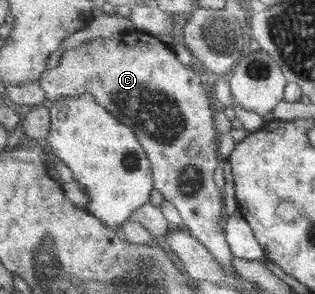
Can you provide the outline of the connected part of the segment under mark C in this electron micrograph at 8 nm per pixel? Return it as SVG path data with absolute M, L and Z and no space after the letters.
M133 29L123 33L117 33L111 37L96 37L86 41L81 48L77 50L67 51L60 61L57 68L47 69L42 74L42 77L38 79L39 85L44 87L46 96L51 102L61 99L63 97L77 97L78 95L91 94L95 96L103 107L106 107L117 119L120 119L124 124L134 128L135 135L139 135L139 141L143 144L145 151L147 152L148 158L152 163L152 170L154 175L154 188L158 189L164 196L165 200L172 201L175 207L179 210L181 217L183 218L184 224L188 227L188 231L193 237L199 239L209 249L211 254L217 257L221 268L225 274L233 274L236 270L233 267L233 253L231 253L230 244L227 241L227 234L225 228L225 203L223 191L215 185L215 171L219 167L219 161L217 161L217 133L215 133L215 121L213 121L213 109L211 109L211 103L209 103L209 95L201 83L201 77L191 71L188 66L183 65L177 55L171 49L171 46L165 45L163 41L159 41L157 36L148 34L147 32L141 32L140 30Z

